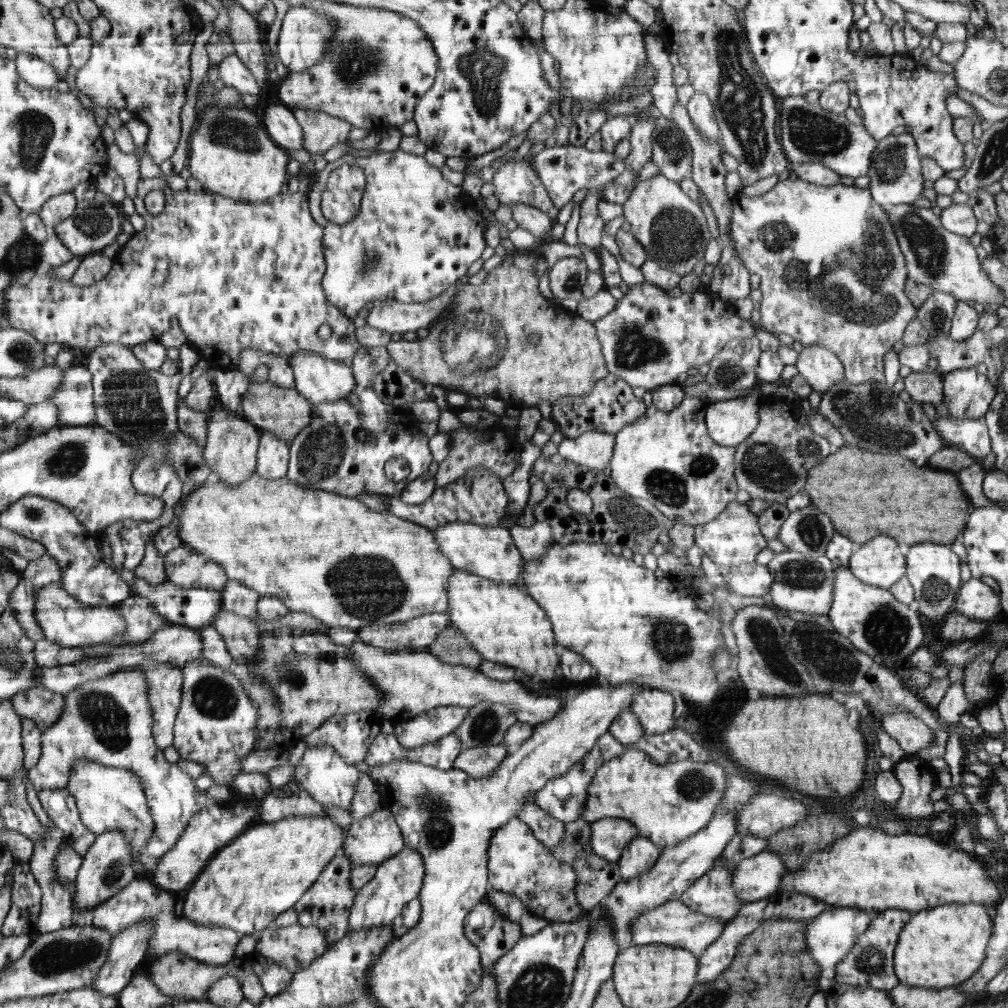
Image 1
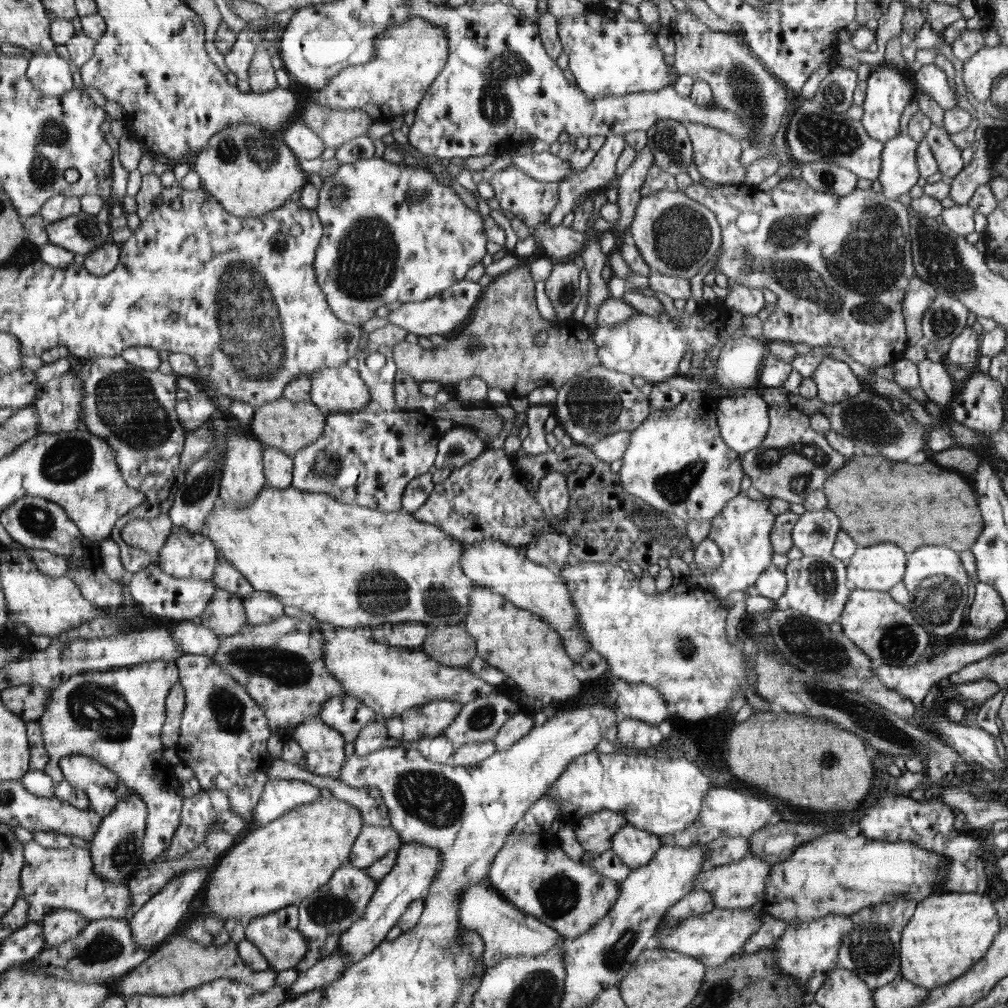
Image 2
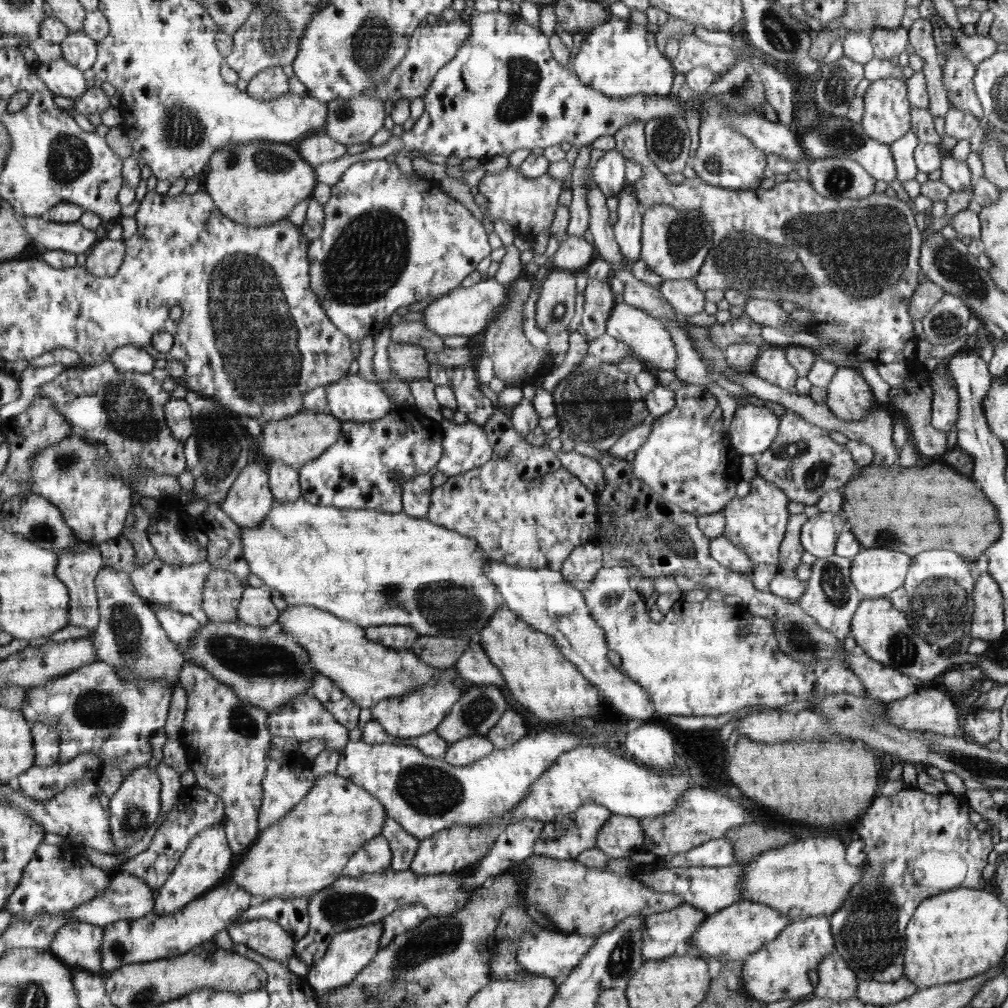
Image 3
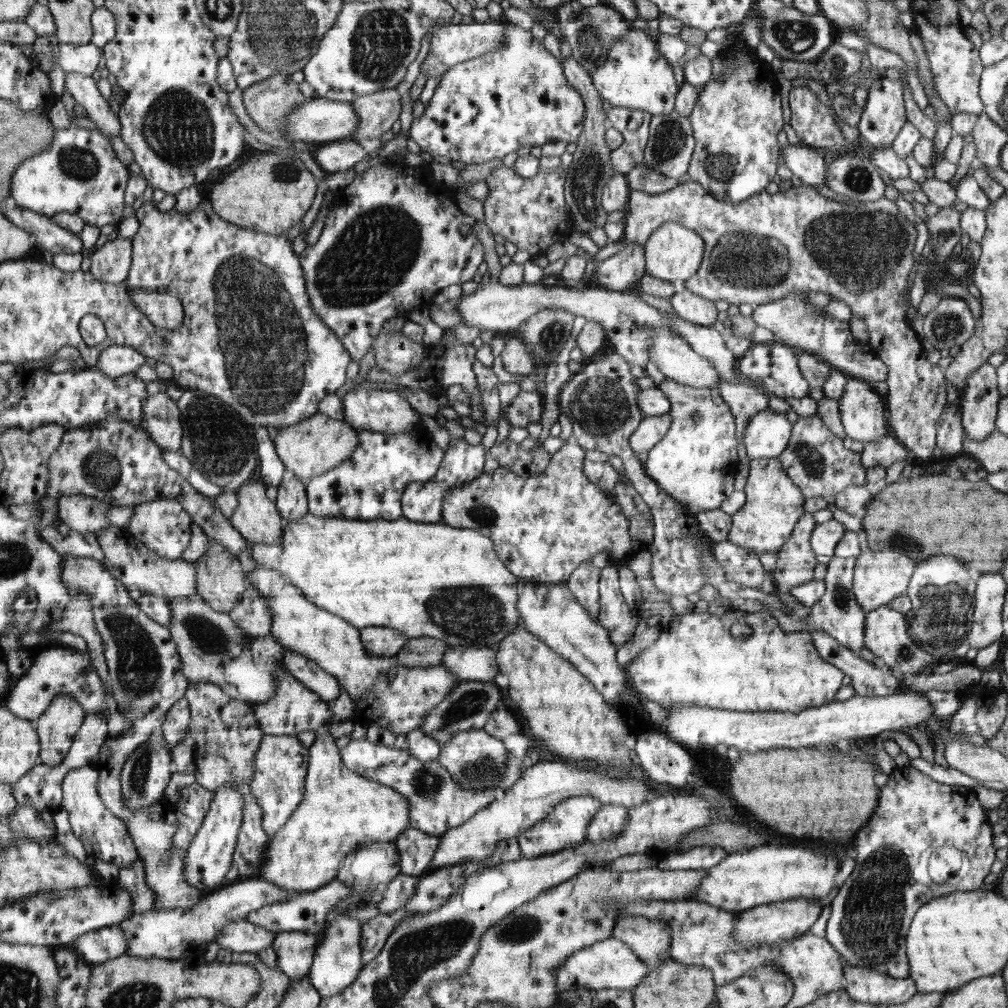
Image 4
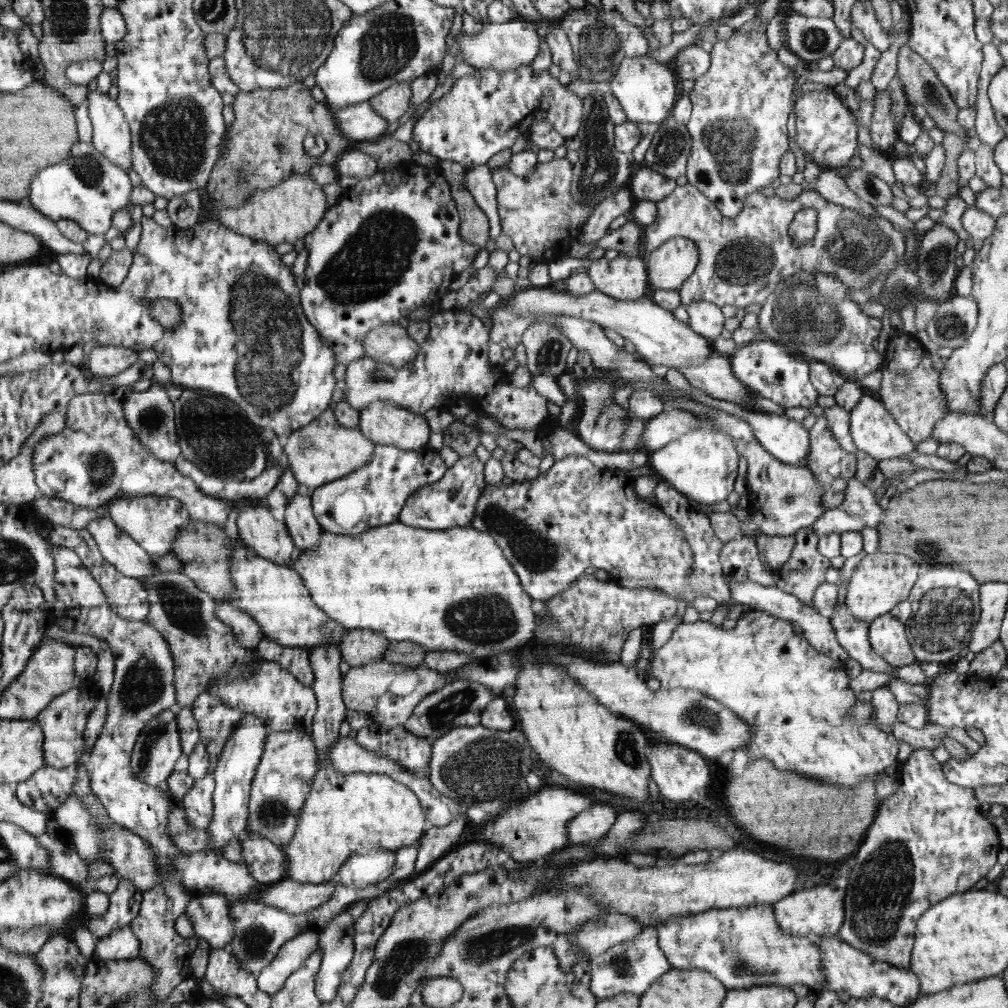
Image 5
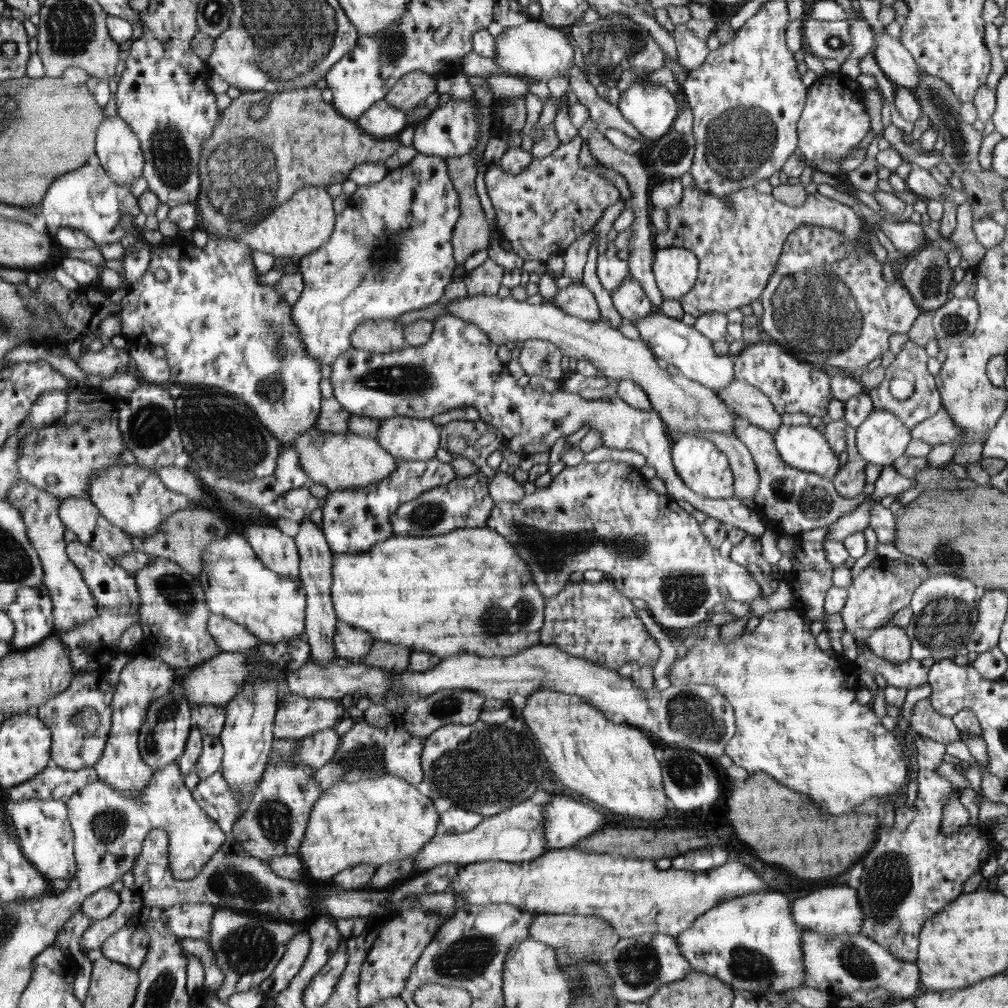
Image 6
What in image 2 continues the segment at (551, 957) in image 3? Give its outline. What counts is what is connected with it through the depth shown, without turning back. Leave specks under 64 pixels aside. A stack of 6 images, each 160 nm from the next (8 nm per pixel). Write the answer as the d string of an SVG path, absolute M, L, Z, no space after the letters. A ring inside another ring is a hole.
M346 863L336 870L325 886L299 905L298 929L309 942L309 953L306 958L295 967L297 972L306 972L312 966L321 962L322 958L329 957L338 949L342 934L350 930L354 922L365 917L366 908L370 904L374 891L378 890L378 880L370 878L362 868L353 867ZM488 880L477 882L476 885L468 885L460 892L460 910L458 918L461 918L461 927L466 931L474 931L480 935L485 946L482 955L482 963L486 968L496 966L502 958L514 958L514 956L538 956L548 952L550 948L564 950L562 935L550 926L538 921L534 916L525 914L514 907L496 891Z

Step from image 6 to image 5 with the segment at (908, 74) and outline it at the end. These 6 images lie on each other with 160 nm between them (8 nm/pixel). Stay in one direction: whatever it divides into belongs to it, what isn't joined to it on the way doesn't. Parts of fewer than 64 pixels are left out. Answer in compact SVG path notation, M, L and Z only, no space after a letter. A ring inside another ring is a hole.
M870 1L854 2L851 24L854 29L861 30L862 34L881 52L883 53L892 43L892 36L880 26L875 18L875 11Z

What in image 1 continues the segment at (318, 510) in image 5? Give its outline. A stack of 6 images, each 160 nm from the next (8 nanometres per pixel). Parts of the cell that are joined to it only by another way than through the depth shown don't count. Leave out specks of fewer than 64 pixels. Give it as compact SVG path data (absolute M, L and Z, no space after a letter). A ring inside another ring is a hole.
M361 346L354 355L352 362L352 371L357 385L352 389L346 398L337 400L336 402L325 402L313 405L313 421L310 426L306 426L304 430L291 442L292 457L290 458L290 470L287 478L292 483L297 483L302 487L309 487L311 490L329 491L344 497L357 497L369 503L375 503L378 498L400 498L402 490L413 481L417 481L419 477L428 472L428 466L432 464L432 456L428 450L428 438L424 433L416 428L416 424L412 422L412 428L406 428L404 424L396 424L394 416L406 414L406 412L398 412L399 407L382 402L382 399L376 394L373 383L373 376L379 373L383 366L378 366L378 360L384 362L384 358L391 360L388 356L387 347L364 347ZM364 432L368 436L374 436L376 440L370 444L362 444L358 433ZM401 456L411 467L410 475L404 482L388 481L384 464L392 458Z

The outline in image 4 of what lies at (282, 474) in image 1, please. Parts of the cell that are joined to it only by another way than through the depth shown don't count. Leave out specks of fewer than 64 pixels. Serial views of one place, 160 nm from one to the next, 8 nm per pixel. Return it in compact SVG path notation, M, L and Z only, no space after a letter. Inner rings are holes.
M286 475L276 492L277 509L284 520L299 519L309 511L309 500L306 500L304 484L300 479Z

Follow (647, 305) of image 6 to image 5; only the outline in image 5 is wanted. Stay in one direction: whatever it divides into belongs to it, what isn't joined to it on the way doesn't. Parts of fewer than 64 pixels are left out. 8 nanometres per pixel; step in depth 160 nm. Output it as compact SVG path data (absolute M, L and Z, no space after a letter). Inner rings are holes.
M620 254L614 260L595 259L587 269L596 291L608 296L631 301L651 292L648 262L640 257Z

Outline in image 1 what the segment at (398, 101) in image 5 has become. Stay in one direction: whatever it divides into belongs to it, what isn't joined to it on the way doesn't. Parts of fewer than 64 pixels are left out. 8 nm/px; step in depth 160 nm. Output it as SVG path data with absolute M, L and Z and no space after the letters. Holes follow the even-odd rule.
M293 108L293 115L303 132L303 148L313 156L323 155L348 139L350 123L316 109Z

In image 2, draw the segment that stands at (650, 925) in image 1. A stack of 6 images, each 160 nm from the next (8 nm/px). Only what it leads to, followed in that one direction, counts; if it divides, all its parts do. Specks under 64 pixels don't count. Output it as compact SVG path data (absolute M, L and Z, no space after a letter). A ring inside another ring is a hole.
M759 905L740 910L715 907L707 914L680 922L670 936L660 937L659 940L654 938L652 945L698 958L708 969L717 968L719 965L728 962L730 958L741 956L742 945L745 940L754 932L758 932L760 926L764 924L762 923L762 914L764 914L763 908Z

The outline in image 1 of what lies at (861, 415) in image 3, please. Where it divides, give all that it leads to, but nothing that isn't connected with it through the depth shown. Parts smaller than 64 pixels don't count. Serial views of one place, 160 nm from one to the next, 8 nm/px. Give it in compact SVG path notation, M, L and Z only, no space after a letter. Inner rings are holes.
M806 345L798 353L795 365L806 382L818 392L824 392L835 382L844 380L840 359L822 345Z

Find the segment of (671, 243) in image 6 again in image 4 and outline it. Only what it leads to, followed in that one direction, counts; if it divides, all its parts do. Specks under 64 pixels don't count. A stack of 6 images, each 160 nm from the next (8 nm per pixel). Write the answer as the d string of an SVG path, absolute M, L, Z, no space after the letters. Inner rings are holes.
M688 179L684 183L676 185L676 188L672 188L666 193L650 194L645 193L641 190L630 190L629 199L627 202L626 217L623 220L625 225L625 235L620 240L610 240L607 238L607 245L600 249L592 258L586 262L586 268L582 279L589 280L591 275L598 267L598 264L606 258L613 256L616 252L619 252L628 243L638 243L645 248L645 242L649 240L649 236L656 230L662 223L666 222L678 222L682 223L682 226L689 227L690 230L696 231L701 235L702 240L705 242L705 253L701 262L701 268L697 270L697 273L685 281L685 288L694 294L700 295L706 300L715 302L716 300L726 300L730 305L736 304L750 304L754 307L766 306L769 302L780 300L793 292L824 292L824 294L830 294L833 300L844 301L850 306L851 314L858 314L863 318L864 324L866 324L866 330L868 332L868 340L866 346L869 351L876 357L878 357L888 369L888 393L886 396L886 408L888 408L888 419L890 426L896 431L896 439L902 444L908 452L912 452L914 460L917 459L920 463L926 463L933 460L932 453L937 447L937 421L941 418L944 408L946 406L946 385L944 384L945 377L942 374L942 370L937 368L936 364L931 364L928 361L925 352L922 351L922 341L919 336L916 335L914 329L911 328L911 322L907 319L906 311L911 306L910 297L905 296L906 286L908 286L908 276L910 271L914 268L914 243L916 242L916 227L914 223L907 220L905 216L900 213L898 206L892 200L886 199L886 197L879 198L874 202L854 202L845 204L834 201L830 198L824 197L814 189L813 186L808 184L802 184L798 187L793 185L787 188L785 191L778 191L775 194L770 194L767 191L753 194L750 198L747 198L744 202L726 202L714 198L708 191L696 181ZM903 296L909 300L909 303L903 303Z

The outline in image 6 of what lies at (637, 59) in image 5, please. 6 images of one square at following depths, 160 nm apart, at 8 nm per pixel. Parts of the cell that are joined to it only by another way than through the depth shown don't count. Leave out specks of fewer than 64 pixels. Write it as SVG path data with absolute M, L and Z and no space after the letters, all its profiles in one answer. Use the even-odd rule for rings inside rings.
M634 82L620 93L617 107L644 138L654 141L672 130L678 116L676 98L652 82Z

